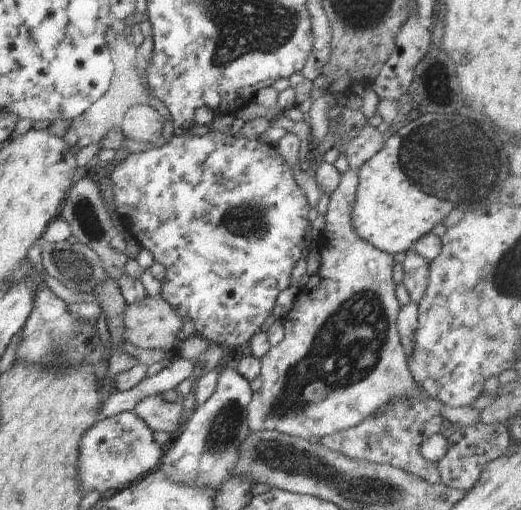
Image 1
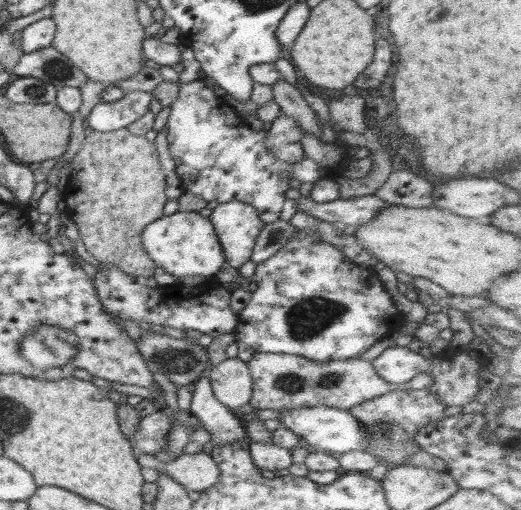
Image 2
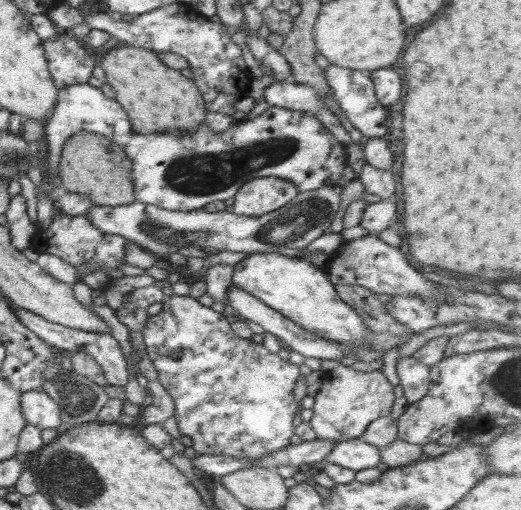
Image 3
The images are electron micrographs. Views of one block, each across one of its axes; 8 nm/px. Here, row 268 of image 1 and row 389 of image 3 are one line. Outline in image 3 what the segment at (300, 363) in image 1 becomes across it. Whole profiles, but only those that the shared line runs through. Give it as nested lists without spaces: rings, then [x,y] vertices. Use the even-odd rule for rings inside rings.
[[[338,365],[321,374],[322,386],[315,398],[310,426],[318,440],[347,441],[358,439],[371,422],[390,415],[396,401],[392,384],[380,371],[356,371],[349,366]]]

